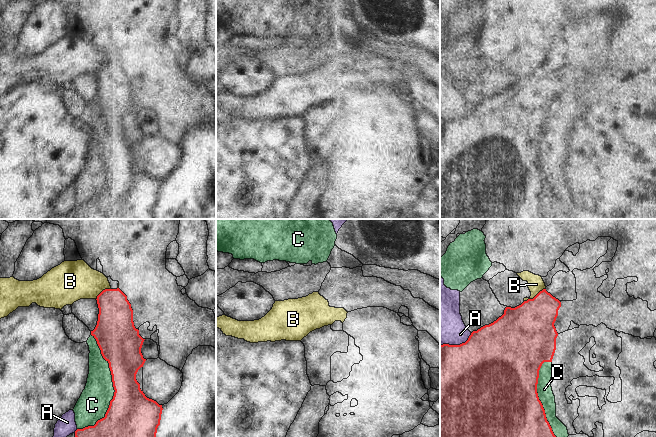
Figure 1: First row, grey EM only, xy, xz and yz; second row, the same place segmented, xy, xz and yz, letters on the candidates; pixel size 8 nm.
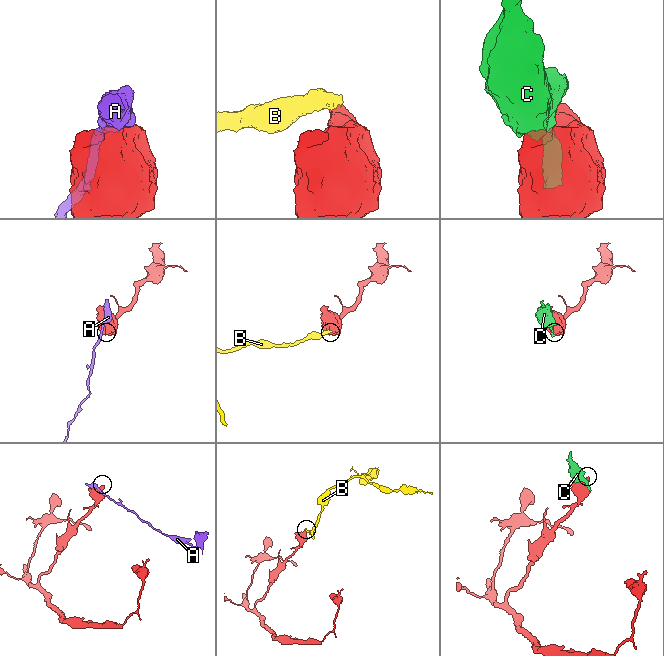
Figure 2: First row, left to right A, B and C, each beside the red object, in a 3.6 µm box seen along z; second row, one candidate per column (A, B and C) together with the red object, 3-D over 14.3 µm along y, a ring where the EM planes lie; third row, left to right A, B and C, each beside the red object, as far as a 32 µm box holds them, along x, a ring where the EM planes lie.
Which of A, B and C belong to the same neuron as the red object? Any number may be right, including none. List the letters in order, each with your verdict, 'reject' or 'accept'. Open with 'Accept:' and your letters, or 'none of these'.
Accept: none of these
A: reject
B: reject
C: reject

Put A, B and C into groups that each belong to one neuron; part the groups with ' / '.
A / B / C

